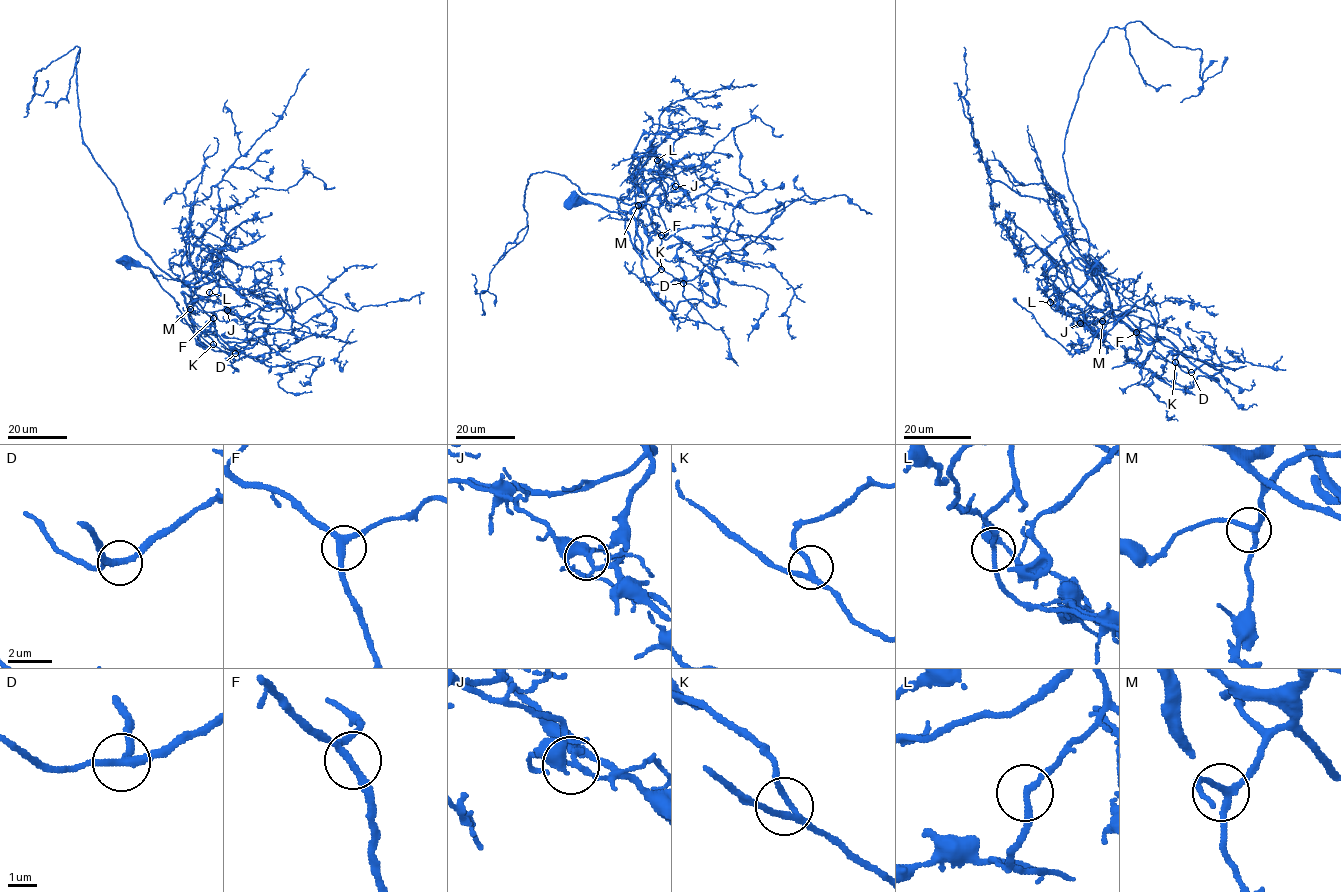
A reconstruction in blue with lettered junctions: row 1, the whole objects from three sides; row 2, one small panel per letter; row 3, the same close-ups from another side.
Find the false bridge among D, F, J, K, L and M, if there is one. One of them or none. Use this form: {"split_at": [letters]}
{"split_at": ["L"]}

